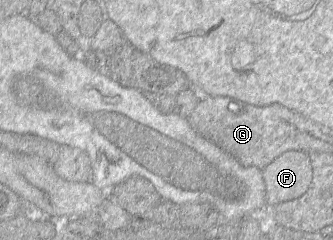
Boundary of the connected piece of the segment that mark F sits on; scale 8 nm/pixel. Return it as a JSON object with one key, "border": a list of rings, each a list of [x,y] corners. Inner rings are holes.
{"border":[[[289,150],[262,169],[266,191],[266,206],[301,197],[312,180],[309,154]]]}

